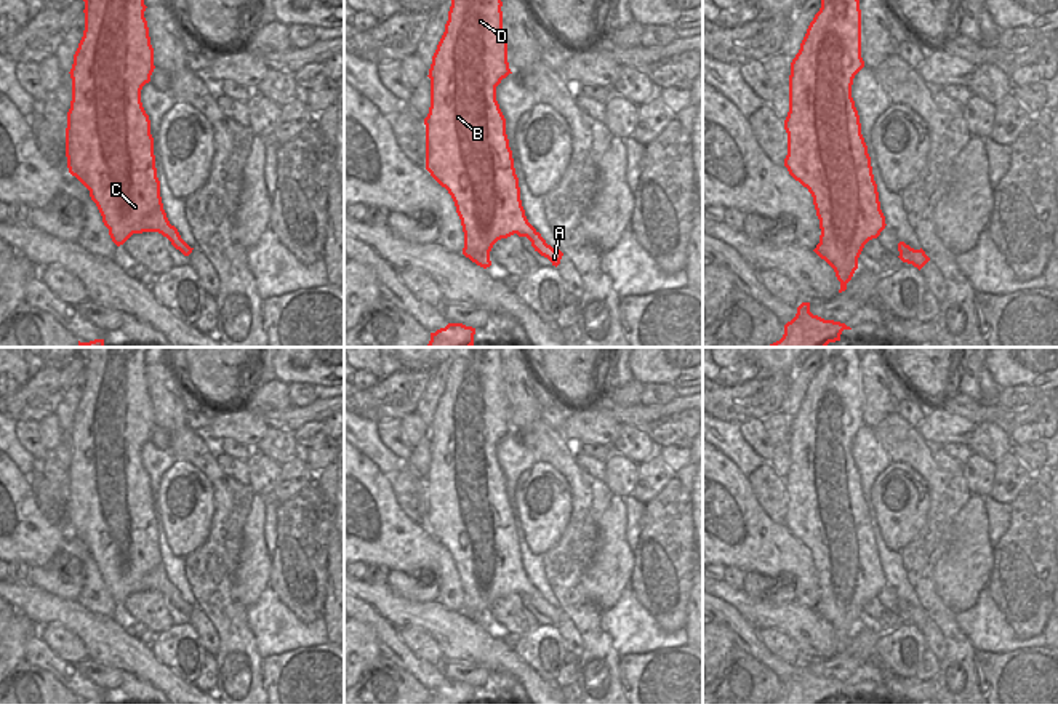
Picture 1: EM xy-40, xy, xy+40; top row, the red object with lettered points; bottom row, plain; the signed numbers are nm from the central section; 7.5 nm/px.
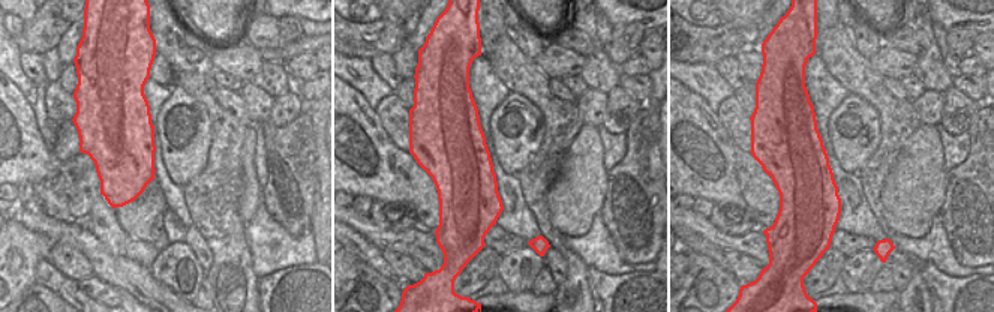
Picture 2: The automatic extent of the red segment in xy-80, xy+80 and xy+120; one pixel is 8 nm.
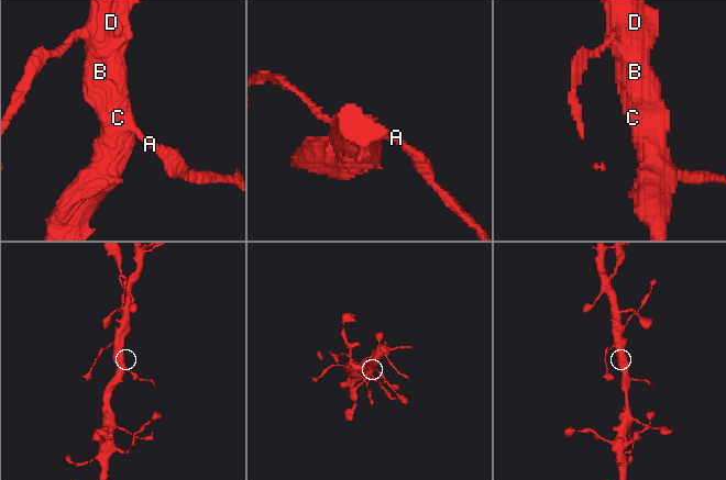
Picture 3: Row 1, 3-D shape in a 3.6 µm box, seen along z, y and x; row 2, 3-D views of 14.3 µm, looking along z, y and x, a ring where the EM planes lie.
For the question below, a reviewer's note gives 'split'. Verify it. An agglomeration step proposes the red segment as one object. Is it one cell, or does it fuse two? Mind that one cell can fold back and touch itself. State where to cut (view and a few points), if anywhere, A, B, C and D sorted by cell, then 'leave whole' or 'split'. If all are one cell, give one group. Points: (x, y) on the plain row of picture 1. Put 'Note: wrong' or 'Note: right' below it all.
xy (537, 591), (532, 602) | A / B C D | split
Note: right

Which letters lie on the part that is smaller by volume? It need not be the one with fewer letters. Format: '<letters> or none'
A

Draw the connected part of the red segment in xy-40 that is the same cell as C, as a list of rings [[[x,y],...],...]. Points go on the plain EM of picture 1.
[[[82,347],[85,389],[70,427],[72,459],[67,470],[67,526],[96,562],[112,600],[120,605],[133,592],[158,590],[171,602],[181,594],[170,582],[160,555],[150,478],[141,448],[150,440],[154,406],[144,376],[149,347]]]

